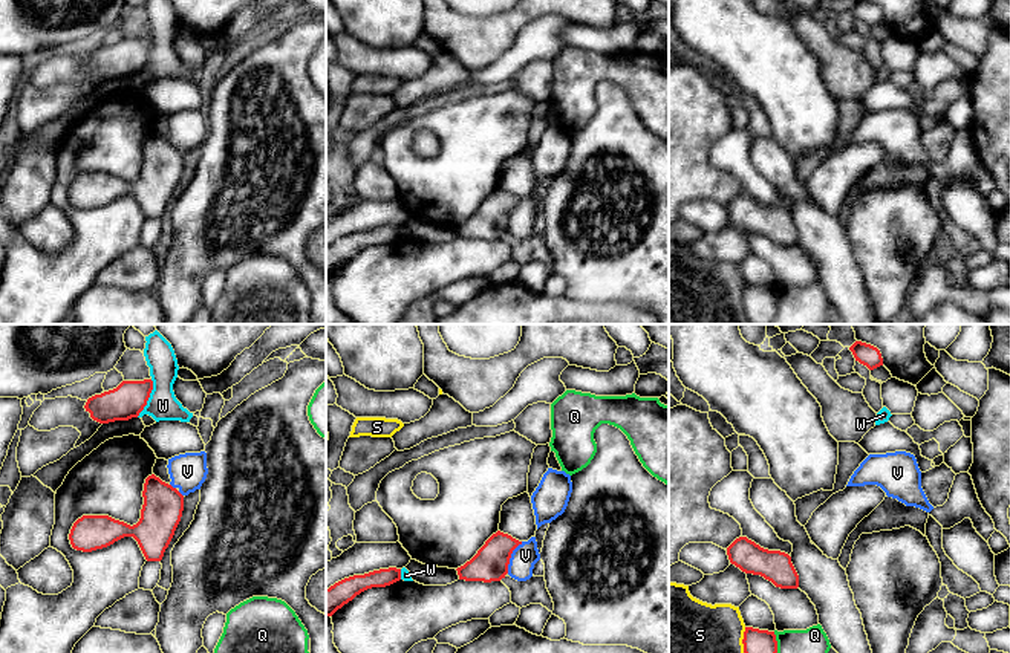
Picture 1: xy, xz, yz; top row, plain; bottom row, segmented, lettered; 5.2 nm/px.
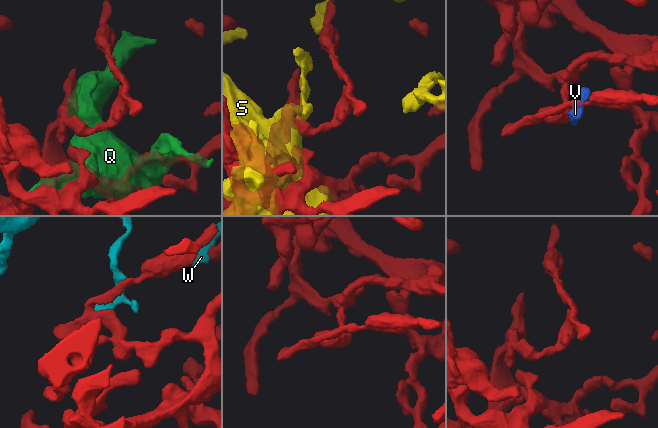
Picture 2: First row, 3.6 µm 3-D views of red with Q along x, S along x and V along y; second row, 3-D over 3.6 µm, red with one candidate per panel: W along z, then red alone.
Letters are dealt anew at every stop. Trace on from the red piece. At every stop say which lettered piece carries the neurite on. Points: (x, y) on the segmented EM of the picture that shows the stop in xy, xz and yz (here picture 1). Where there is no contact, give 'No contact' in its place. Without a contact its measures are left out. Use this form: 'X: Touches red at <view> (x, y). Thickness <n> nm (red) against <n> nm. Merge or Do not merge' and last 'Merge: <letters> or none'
Q: Touches red at yz (776, 643). Thickness 130 nm (red) against 140 nm. Do not merge
S: Touches red at yz (742, 640). Thickness 130 nm (red) against 280 nm. Do not merge
V: Touches red at xz (510, 557). Thickness 180 nm (red) against 140 nm. Do not merge
W: Touches red at xy (149, 396). Thickness 180 nm (red) against 160 nm. Do not merge
Merge: none

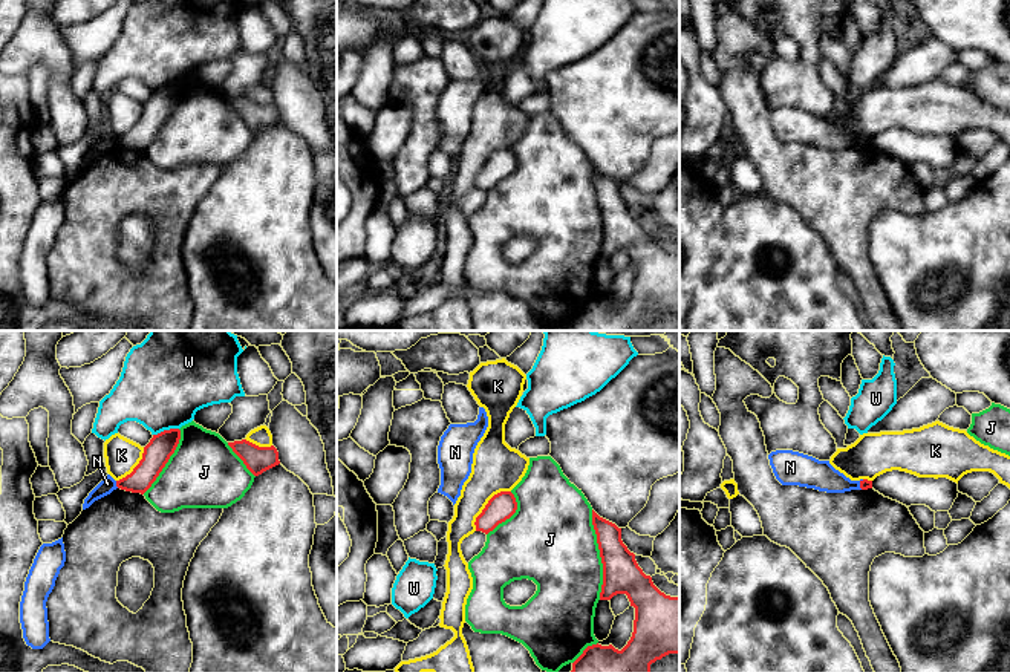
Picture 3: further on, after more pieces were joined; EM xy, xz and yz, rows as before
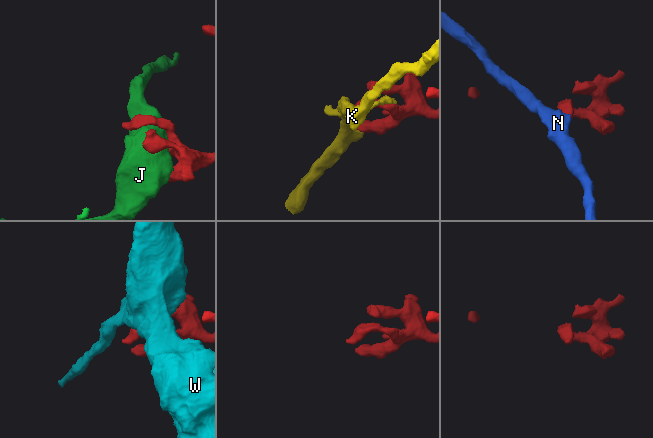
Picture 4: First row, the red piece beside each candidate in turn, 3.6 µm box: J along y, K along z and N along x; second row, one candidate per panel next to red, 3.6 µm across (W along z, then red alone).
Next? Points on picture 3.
J: Touches red at xz (600, 554). Thickness 200 nm (red) against 440 nm. Do not merge
K: Touches red at xz (485, 505). Thickness 140 nm (red) against 260 nm. Do not merge
N: Touches red at xy (117, 484). Thickness 140 nm (red) against 80 nm. Do not merge
W: Touches red at xy (166, 430). Thickness 140 nm (red) against 460 nm. Do not merge
Merge: none

